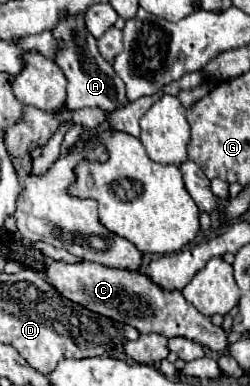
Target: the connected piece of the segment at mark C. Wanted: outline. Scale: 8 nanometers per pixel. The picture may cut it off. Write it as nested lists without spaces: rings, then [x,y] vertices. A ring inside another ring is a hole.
[[[49,261],[45,271],[49,283],[67,299],[99,313],[109,319],[115,319],[119,323],[127,323],[135,327],[139,333],[161,333],[163,337],[185,337],[191,341],[201,343],[203,347],[209,347],[211,351],[227,351],[229,349],[229,337],[223,331],[223,327],[217,327],[211,323],[211,319],[203,313],[199,313],[187,299],[183,299],[181,291],[163,291],[155,283],[151,283],[149,277],[141,275],[139,271],[125,271],[125,269],[111,269],[99,263],[59,263]]]

